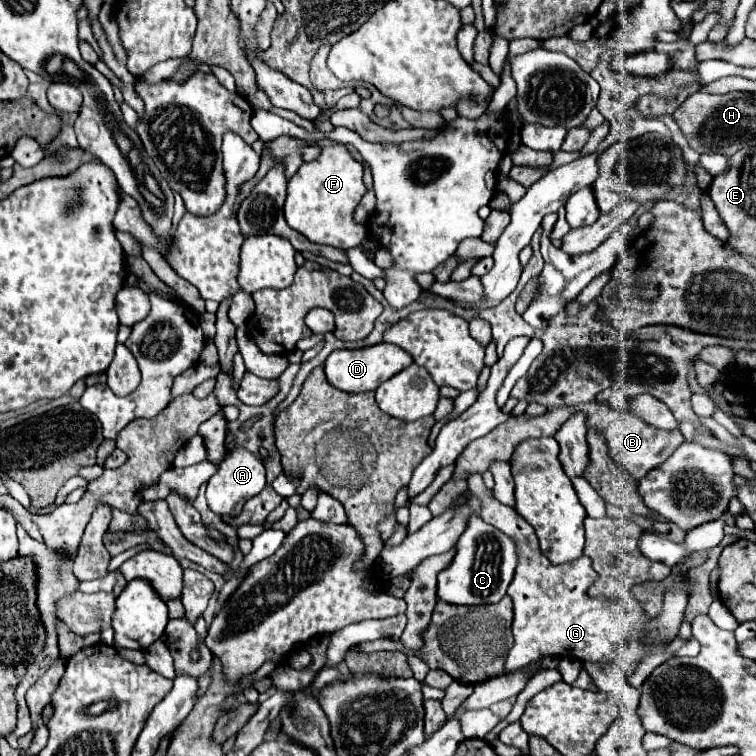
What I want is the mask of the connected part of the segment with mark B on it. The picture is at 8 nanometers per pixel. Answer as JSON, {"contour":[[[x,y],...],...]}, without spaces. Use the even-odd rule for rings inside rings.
{"contour":[[[617,419],[605,429],[605,439],[611,449],[611,457],[625,469],[629,471],[635,479],[641,479],[647,475],[651,469],[655,469],[661,461],[665,461],[677,445],[683,443],[683,435],[679,429],[655,429],[643,423],[641,419]]]}

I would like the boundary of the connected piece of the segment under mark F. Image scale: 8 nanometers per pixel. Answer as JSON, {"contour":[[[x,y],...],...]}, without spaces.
{"contour":[[[327,145],[323,147],[319,159],[303,163],[301,169],[289,179],[287,199],[283,207],[285,221],[291,229],[299,231],[313,243],[339,249],[359,247],[367,235],[367,229],[353,221],[353,211],[365,191],[363,163],[355,161],[351,155],[345,155],[345,145]]]}

